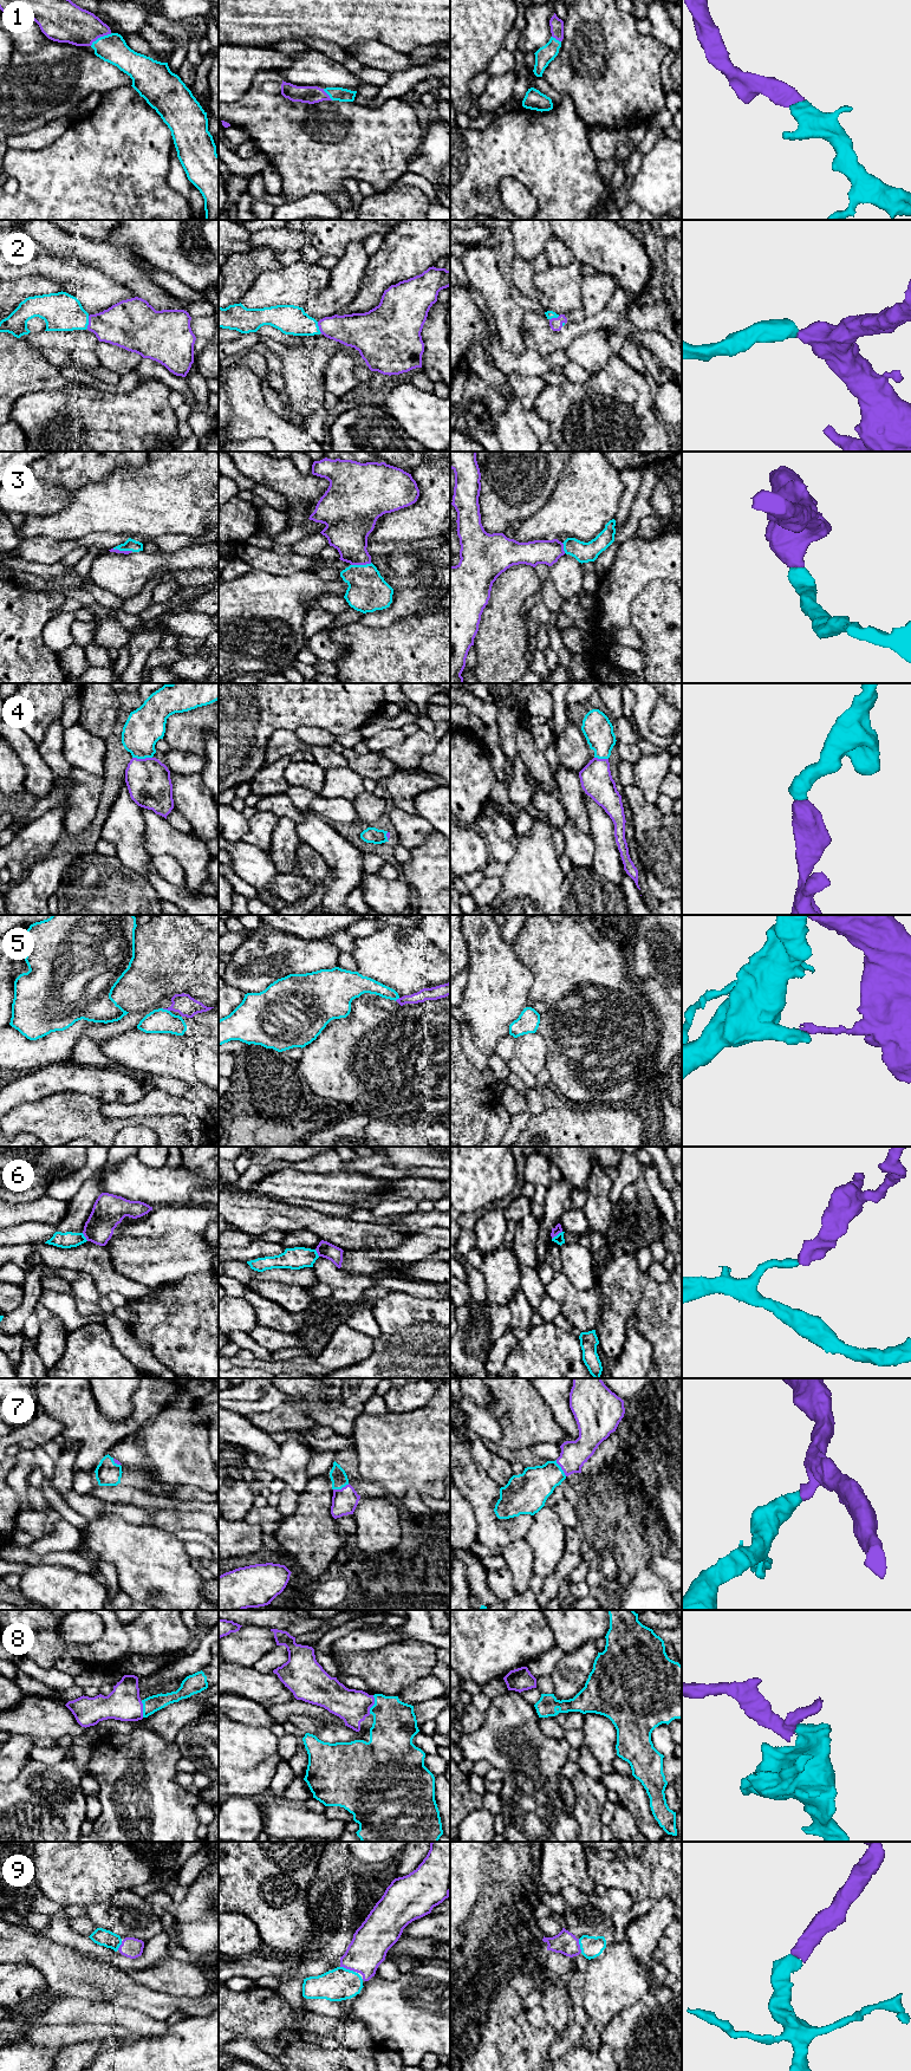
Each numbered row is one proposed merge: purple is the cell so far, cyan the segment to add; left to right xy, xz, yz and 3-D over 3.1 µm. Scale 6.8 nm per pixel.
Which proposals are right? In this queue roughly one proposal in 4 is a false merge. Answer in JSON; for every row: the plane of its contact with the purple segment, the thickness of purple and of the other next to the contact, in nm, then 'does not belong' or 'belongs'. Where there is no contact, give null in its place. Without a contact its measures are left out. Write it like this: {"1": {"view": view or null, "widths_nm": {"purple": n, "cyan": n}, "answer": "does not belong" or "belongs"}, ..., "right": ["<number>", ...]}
{"1": {"view": "xy", "widths_nm": {"purple": 280, "cyan": 190}, "answer": "belongs"}, "2": {"view": "xy", "widths_nm": {"purple": 320, "cyan": 260}, "answer": "belongs"}, "3": {"view": "xz", "widths_nm": {"purple": 280, "cyan": 280}, "answer": "belongs"}, "4": {"view": "xy", "widths_nm": {"purple": 300, "cyan": 260}, "answer": "belongs"}, "5": {"view": "xy", "widths_nm": {"purple": 140, "cyan": 160}, "answer": "does not belong"}, "6": {"view": "yz", "widths_nm": {"purple": 50, "cyan": 70}, "answer": "does not belong"}, "7": {"view": "yz", "widths_nm": {"purple": 180, "cyan": 240}, "answer": "belongs"}, "8": {"view": "xz", "widths_nm": {"purple": 220, "cyan": 300}, "answer": "belongs"}, "9": {"view": "xz", "widths_nm": {"purple": 260, "cyan": 220}, "answer": "belongs"}, "right": ["1", "2", "3", "4", "7", "8", "9"]}

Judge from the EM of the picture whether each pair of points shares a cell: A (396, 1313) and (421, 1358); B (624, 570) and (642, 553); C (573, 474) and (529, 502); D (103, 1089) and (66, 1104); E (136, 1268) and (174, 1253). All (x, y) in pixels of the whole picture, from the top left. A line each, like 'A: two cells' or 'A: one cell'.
A: one cell
B: one cell
C: two cells
D: two cells
E: one cell

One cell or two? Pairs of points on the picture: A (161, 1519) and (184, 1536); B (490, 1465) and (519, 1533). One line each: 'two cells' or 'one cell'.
A: two cells
B: two cells

